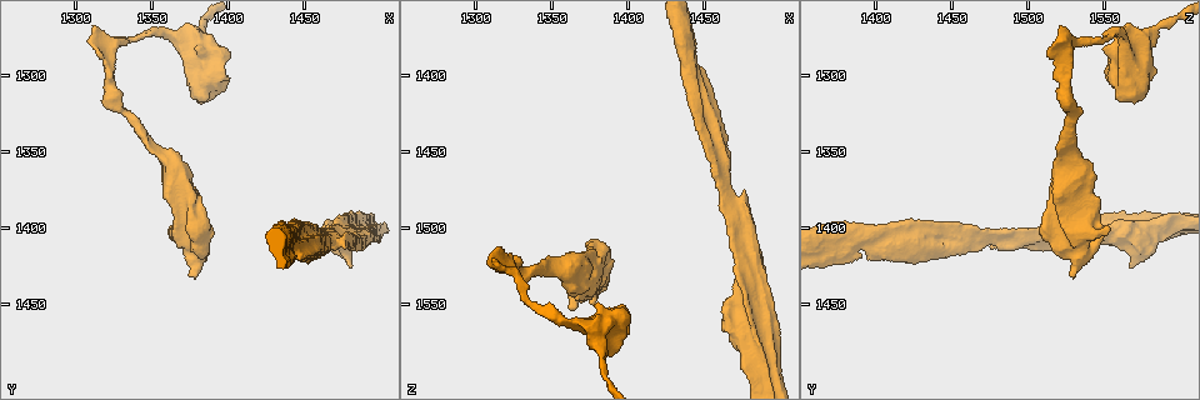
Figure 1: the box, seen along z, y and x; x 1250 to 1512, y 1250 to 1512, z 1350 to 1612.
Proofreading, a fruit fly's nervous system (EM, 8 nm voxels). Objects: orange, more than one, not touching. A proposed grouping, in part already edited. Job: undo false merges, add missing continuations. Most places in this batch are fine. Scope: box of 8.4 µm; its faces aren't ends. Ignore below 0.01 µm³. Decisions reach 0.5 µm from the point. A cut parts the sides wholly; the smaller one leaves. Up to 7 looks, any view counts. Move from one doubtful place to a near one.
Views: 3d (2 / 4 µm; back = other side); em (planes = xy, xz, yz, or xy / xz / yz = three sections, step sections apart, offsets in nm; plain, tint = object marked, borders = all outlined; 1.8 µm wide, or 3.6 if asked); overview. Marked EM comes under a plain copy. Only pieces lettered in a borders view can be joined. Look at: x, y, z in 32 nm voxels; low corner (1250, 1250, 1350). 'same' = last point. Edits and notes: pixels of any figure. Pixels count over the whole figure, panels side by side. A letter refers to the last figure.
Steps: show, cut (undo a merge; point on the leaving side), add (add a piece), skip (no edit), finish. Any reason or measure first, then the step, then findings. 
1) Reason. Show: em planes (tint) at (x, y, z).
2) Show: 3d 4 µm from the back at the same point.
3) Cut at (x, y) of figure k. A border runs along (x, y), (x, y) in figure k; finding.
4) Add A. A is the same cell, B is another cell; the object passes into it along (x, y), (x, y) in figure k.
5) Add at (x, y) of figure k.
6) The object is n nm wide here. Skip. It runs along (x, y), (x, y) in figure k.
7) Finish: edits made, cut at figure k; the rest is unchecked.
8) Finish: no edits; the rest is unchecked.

An open end. Show: em xy step 8 (tint) at (1468, 1400, 1512).

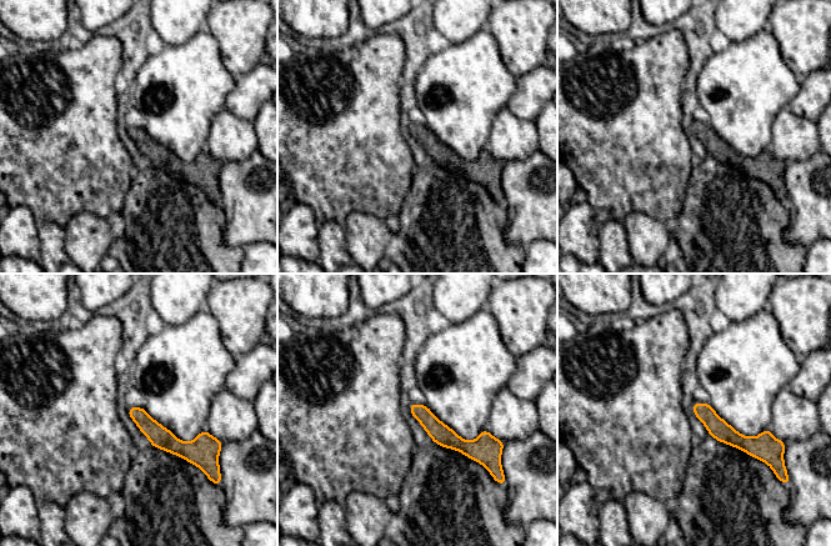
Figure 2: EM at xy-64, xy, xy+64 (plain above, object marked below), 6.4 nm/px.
Another direction. Show: em planes (borders) at the same point.

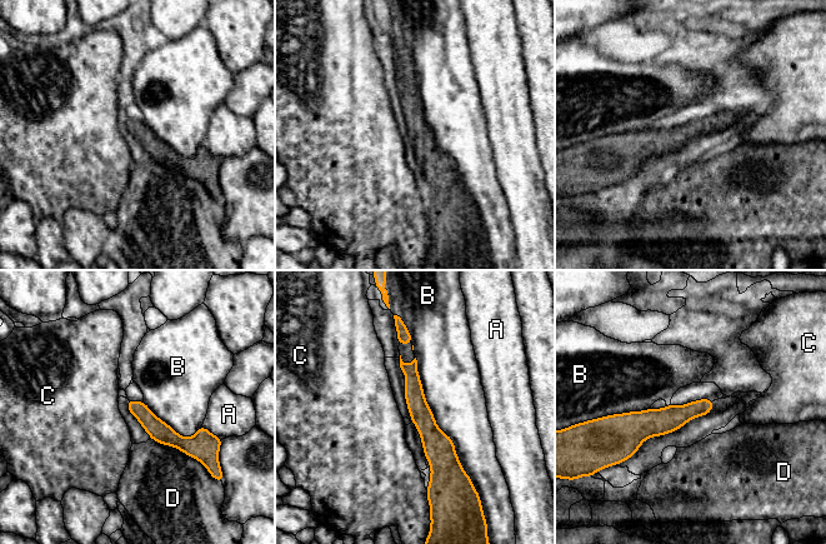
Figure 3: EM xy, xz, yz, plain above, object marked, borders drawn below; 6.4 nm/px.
Skip. A, B, C and D are other cells; a border runs along (415, 357), (425, 402), (470, 478) in figure 3; no lettered piece goes on from it.

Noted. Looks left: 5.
Calibre changes. Show: 3d 2 µm at (1378, 1412, 1532).

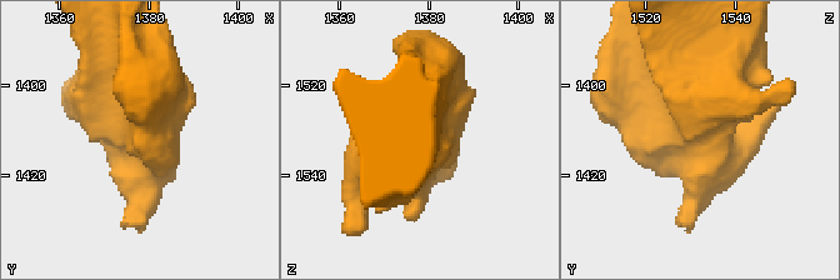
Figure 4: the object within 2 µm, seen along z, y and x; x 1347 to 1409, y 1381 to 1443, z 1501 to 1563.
Show: em planes (borders) at (1378, 1413, 1533).

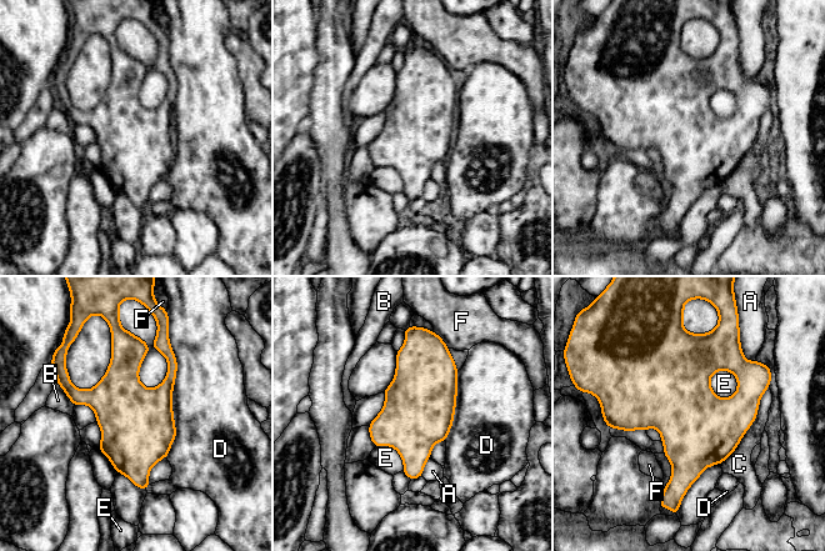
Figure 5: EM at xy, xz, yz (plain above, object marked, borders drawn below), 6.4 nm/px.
Skip. A, B, C, D, E and F are other cells; a border runs along (709, 377), (728, 370), (738, 389) in figure 5; all the same neuron.

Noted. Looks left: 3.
Branch stops here. Show: em xz step 16 (borders) at (1448, 1396, 1440).

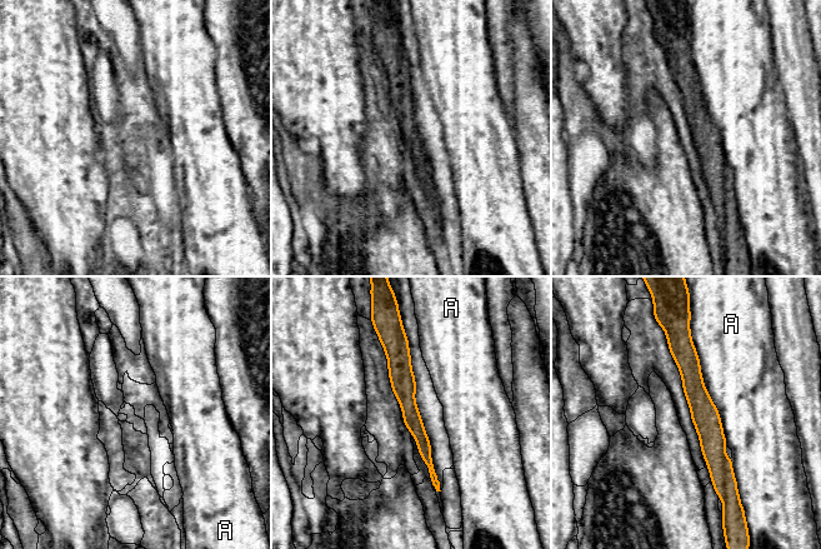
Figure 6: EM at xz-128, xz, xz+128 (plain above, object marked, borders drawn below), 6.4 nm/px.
Skip. A is another cell; a border runs along (690, 332), (702, 383), (727, 445) in figure 6; no lettered piece goes on from it.

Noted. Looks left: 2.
Finish: no edits; the rest is unchecked.

